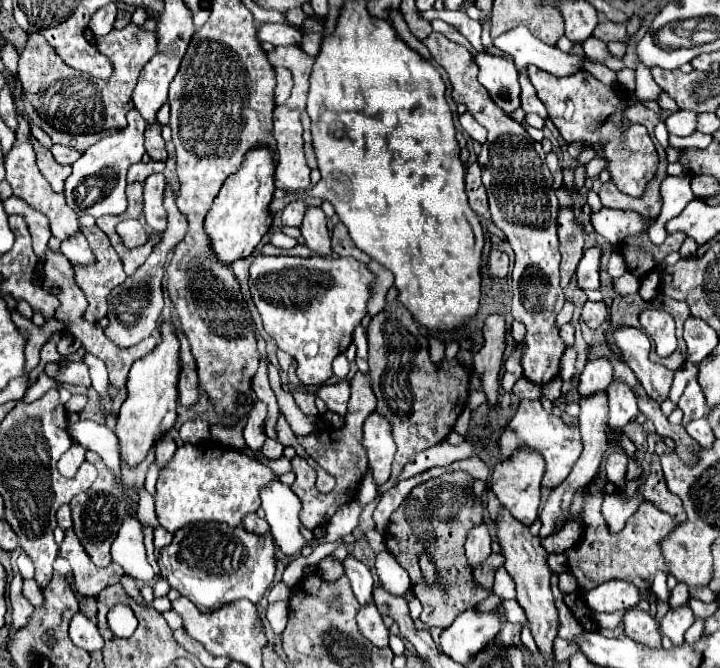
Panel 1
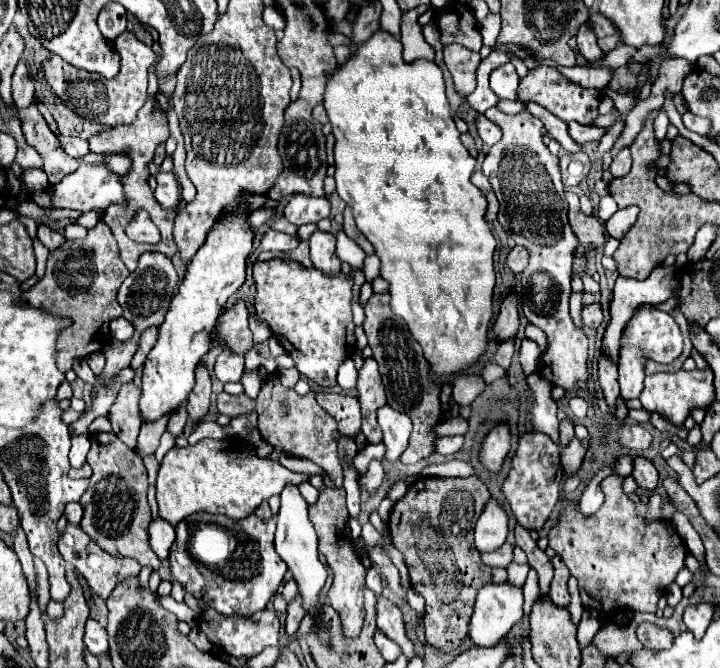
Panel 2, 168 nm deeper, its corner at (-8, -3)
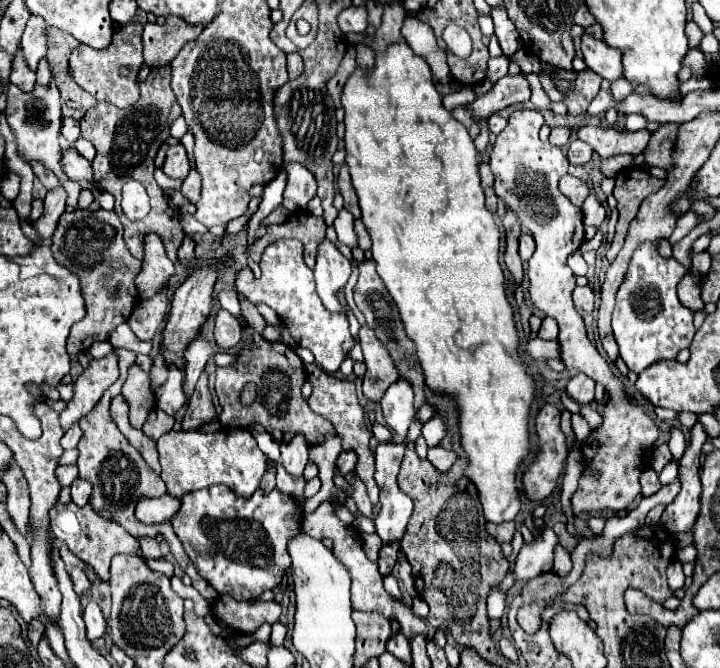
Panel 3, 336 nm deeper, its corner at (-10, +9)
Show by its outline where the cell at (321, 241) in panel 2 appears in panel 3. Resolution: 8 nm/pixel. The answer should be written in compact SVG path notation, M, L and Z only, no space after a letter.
M323 238L317 248L315 282L319 298L329 312L345 312L345 308L335 298L335 292L347 284L349 276L351 262L337 250L337 246L329 238Z

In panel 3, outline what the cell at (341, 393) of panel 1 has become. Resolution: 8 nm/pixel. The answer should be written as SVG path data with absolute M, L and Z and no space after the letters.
M307 364L305 370L307 370L307 376L309 376L311 384L313 384L313 394L309 396L311 408L315 408L317 414L321 414L323 418L327 418L335 426L337 436L343 438L343 450L355 450L357 452L359 462L355 466L355 472L359 472L359 478L365 482L371 502L377 504L377 500L379 500L379 488L377 488L377 484L373 480L373 474L375 474L375 458L373 458L373 452L369 450L369 438L371 438L371 434L365 428L365 412L363 412L363 408L361 408L361 404L357 400L355 384L351 380L337 378L335 374L323 372L315 364Z

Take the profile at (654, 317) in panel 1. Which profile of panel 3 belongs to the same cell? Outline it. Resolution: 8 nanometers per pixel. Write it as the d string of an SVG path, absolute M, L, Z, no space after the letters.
M643 244L631 258L629 272L617 292L613 310L613 334L619 344L619 356L635 374L643 372L655 360L675 358L679 350L689 348L695 336L693 312L687 312L677 298L675 286L685 268L675 258L661 258L651 244Z

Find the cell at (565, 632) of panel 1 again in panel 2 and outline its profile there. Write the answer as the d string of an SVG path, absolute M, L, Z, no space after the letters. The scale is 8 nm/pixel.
M553 556L551 558L553 566L555 566L555 578L551 582L551 600L557 604L557 606L567 606L569 604L569 592L567 592L567 580L569 580L569 570L565 568L563 560L559 556Z

